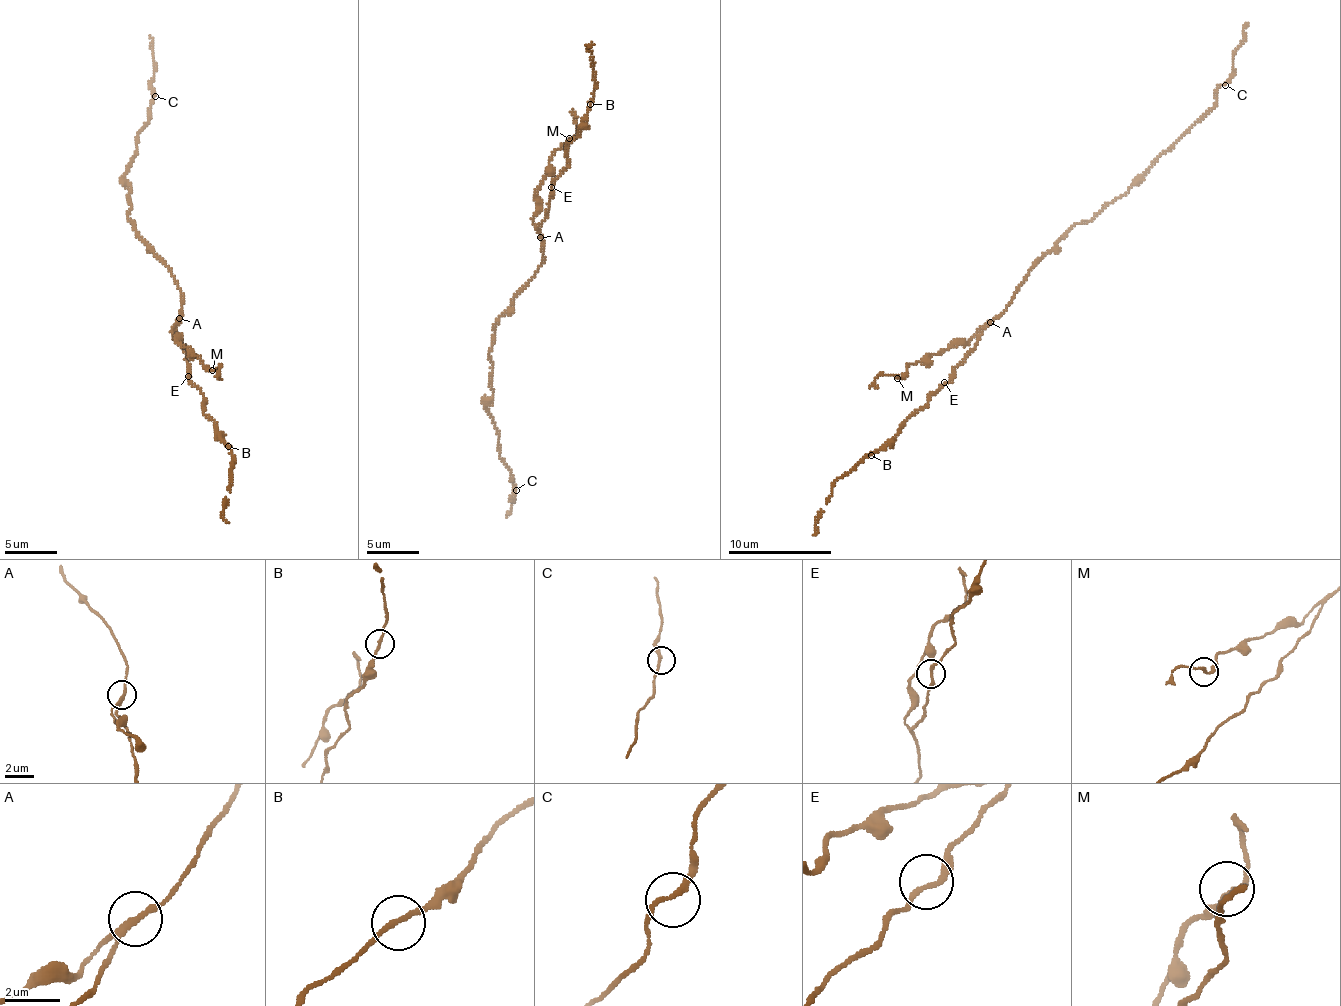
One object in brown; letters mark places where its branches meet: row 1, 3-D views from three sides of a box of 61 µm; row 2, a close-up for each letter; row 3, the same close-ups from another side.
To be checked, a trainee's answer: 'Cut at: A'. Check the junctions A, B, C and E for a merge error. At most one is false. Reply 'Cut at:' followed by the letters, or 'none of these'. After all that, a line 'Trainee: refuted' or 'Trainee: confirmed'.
Cut at: A
Trainee: confirmed

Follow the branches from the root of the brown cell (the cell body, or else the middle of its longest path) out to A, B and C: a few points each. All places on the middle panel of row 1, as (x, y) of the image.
A: (532, 280), (542, 260), (544, 249), (539, 238)
B: (532, 280), (541, 266), (538, 229), (552, 181), (566, 167), (566, 145), (590, 104)
C: (532, 280), (499, 318), (488, 359), (493, 392), (486, 409), (499, 436), (499, 458), (516, 490)

